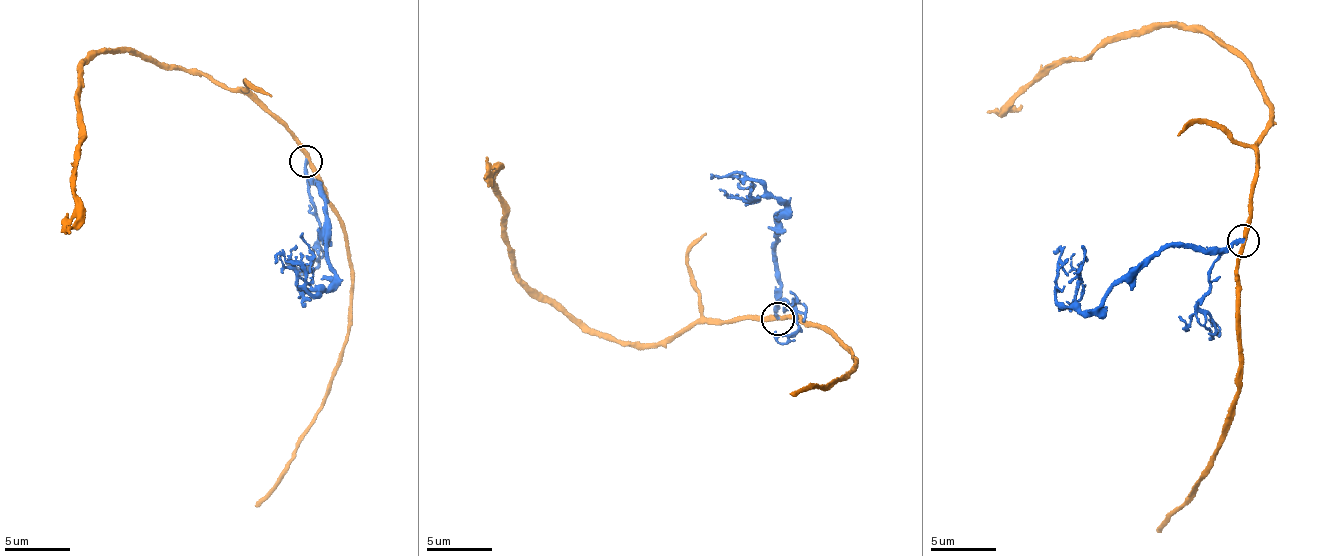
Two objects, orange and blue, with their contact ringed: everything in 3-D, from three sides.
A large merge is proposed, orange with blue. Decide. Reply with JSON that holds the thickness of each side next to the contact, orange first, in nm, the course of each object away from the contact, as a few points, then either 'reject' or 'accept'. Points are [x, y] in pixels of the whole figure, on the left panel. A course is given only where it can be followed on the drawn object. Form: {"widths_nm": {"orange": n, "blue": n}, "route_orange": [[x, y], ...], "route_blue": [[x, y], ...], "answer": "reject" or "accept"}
{"widths_nm": {"orange": 300, "blue": 240}, "route_orange": [[308, 162], [305, 146], [245, 94], [130, 52], [100, 53], [82, 67], [81, 208], [70, 230]], "route_blue": [[305, 162], [322, 196], [332, 281], [313, 294], [307, 274], [296, 263], [279, 254], [274, 264]], "answer": "reject"}

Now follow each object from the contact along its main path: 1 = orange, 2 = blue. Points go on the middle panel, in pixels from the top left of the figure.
1: (780, 318), (689, 323), (650, 344), (624, 345), (598, 338), (518, 275), (499, 192), (499, 167), (487, 156)
2: (777, 318), (778, 287), (774, 240), (782, 203), (745, 173), (714, 176), (710, 174)

